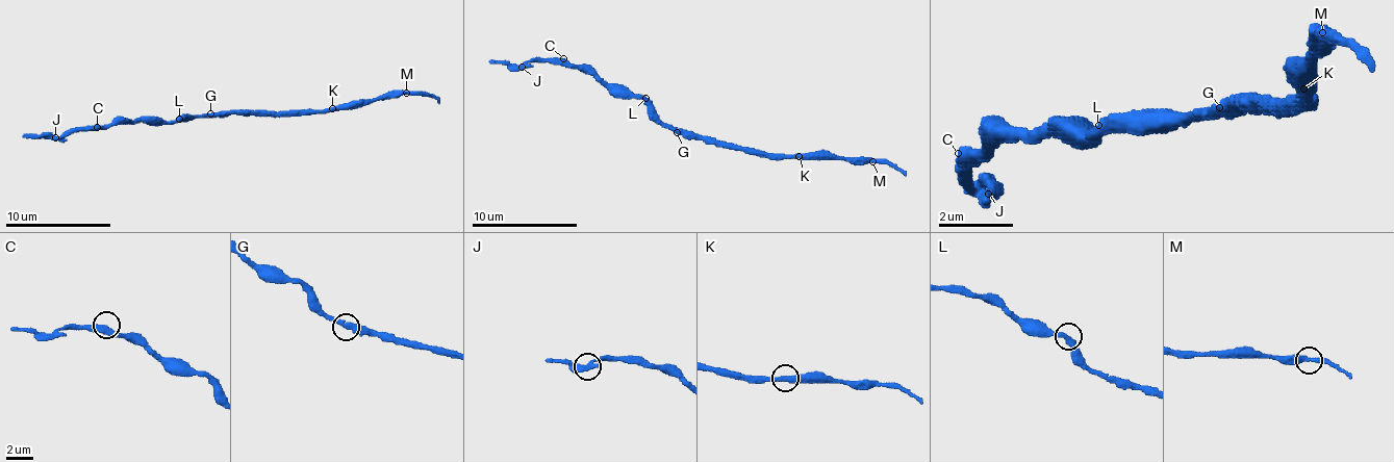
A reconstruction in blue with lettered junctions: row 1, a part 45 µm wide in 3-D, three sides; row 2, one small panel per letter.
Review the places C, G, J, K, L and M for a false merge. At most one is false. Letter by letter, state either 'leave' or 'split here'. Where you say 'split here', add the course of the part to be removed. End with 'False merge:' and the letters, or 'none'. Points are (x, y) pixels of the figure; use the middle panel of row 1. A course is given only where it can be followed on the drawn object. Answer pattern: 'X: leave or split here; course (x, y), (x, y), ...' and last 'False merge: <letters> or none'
C: leave
G: leave
J: split here; course (522, 66), (489, 60)
K: leave
L: leave
M: leave
False merge: J

